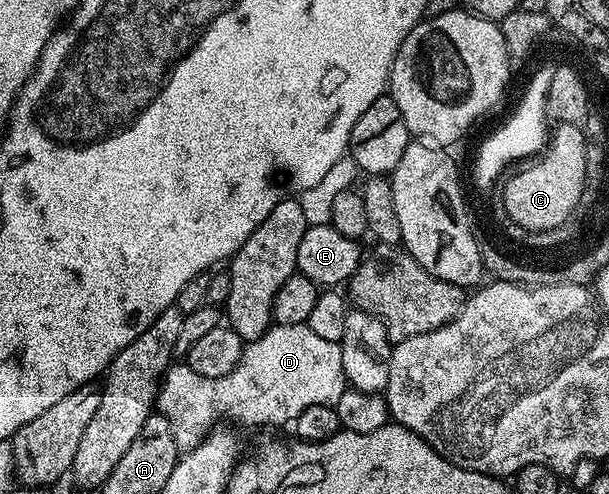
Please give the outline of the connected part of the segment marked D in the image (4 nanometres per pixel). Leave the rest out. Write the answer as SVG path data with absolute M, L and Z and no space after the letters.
M308 323L273 324L265 329L258 340L250 340L244 345L238 364L222 377L204 377L185 362L174 363L161 381L156 407L160 415L171 422L175 446L178 453L184 454L199 446L199 442L203 442L214 427L224 421L221 420L224 416L229 420L242 420L245 424L285 424L288 420L290 423L296 421L297 416L307 410L307 406L336 406L346 387L340 344L319 338L319 334L315 334Z

